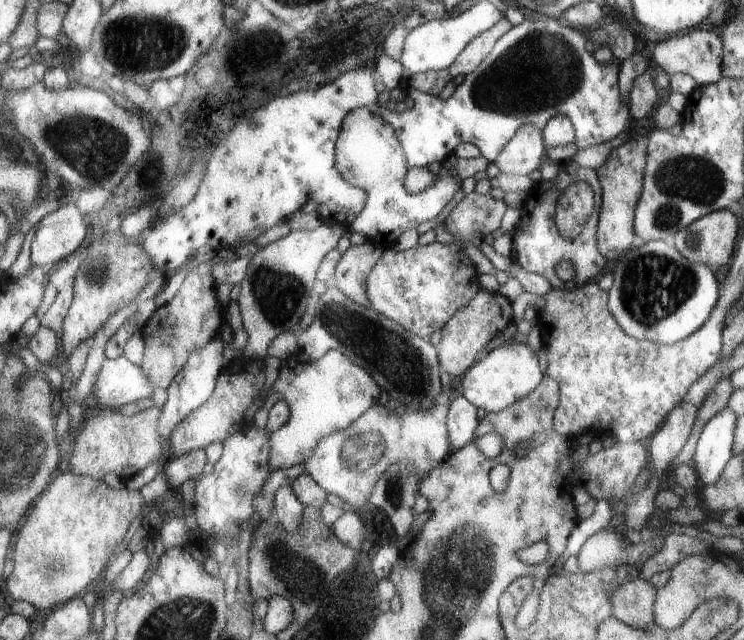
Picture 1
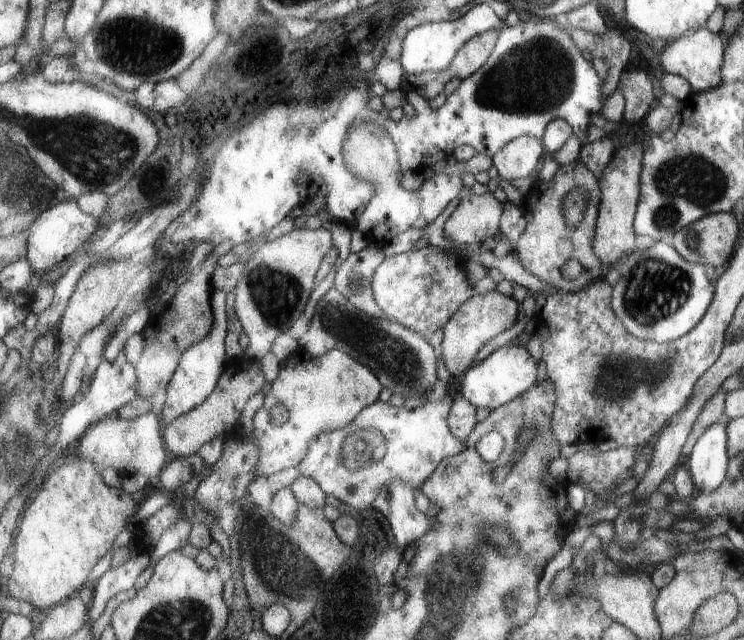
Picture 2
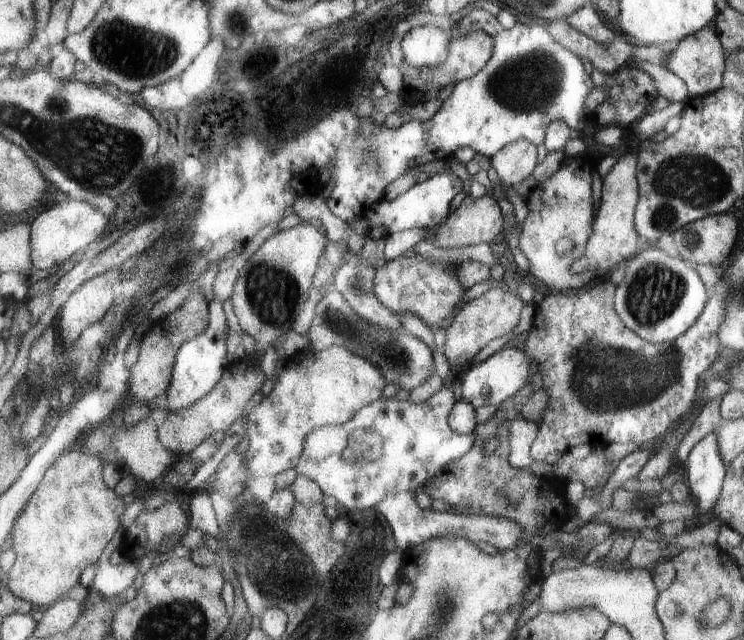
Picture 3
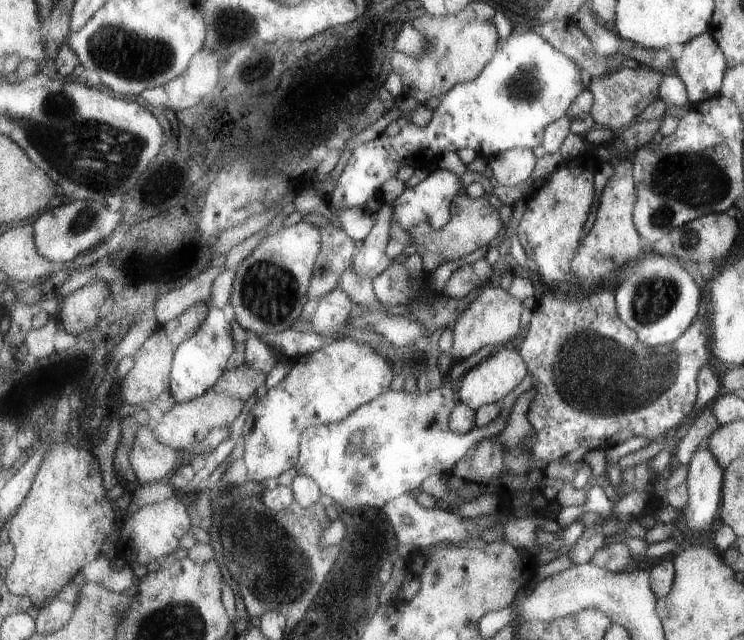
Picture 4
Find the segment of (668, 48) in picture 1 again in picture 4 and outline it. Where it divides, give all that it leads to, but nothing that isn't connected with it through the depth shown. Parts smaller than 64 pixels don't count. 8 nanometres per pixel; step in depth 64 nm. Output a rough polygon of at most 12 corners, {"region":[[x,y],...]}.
{"region":[[711,32],[681,48],[673,72],[689,106],[713,98],[727,70]]}

